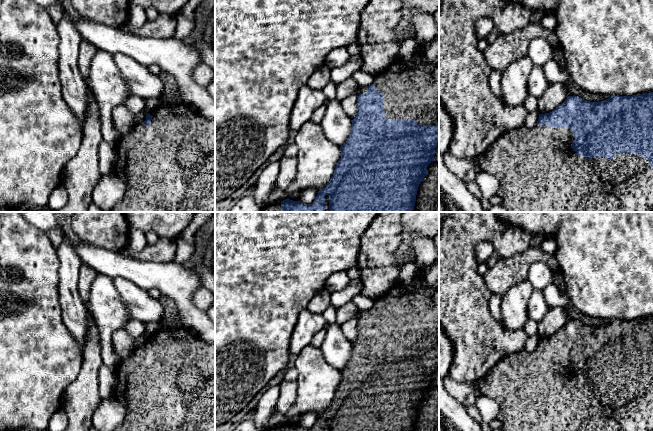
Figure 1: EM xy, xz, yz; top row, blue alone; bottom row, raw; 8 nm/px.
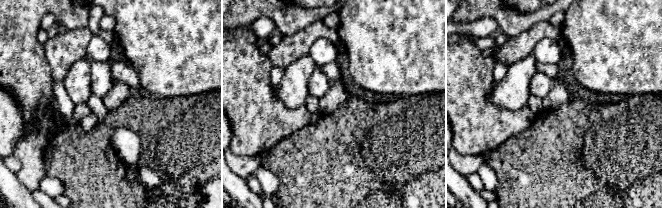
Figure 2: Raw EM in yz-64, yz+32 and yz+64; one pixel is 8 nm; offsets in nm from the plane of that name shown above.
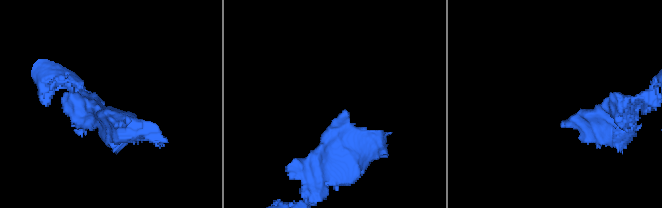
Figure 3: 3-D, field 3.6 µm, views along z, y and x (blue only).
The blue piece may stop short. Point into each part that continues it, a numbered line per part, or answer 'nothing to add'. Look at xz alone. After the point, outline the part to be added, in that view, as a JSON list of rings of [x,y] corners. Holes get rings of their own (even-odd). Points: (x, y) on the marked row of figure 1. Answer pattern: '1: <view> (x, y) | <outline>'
1: xz (409, 92) | [[[439,29],[436,37],[433,40],[439,40]],[[431,42],[427,43],[426,45],[430,44]],[[419,45],[418,51],[409,61],[404,61],[399,56],[395,57],[394,61],[382,73],[374,76],[373,84],[376,91],[383,94],[383,111],[386,113],[384,116],[386,120],[416,120],[418,126],[439,126],[439,81],[436,81],[431,77],[433,69],[436,65],[433,63],[428,63],[424,60],[421,52],[424,46]]]

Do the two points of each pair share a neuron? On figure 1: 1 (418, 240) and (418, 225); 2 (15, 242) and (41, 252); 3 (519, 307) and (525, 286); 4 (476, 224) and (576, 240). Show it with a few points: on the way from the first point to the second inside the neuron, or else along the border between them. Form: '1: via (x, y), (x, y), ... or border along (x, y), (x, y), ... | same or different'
1: border along (419, 233), (413, 236), (414, 257) | different
2: via (21, 246), (27, 246), (35, 252) | same
3: via (519, 302), (519, 294), (522, 291) | same
4: border along (507, 223), (523, 228), (530, 233) | different

